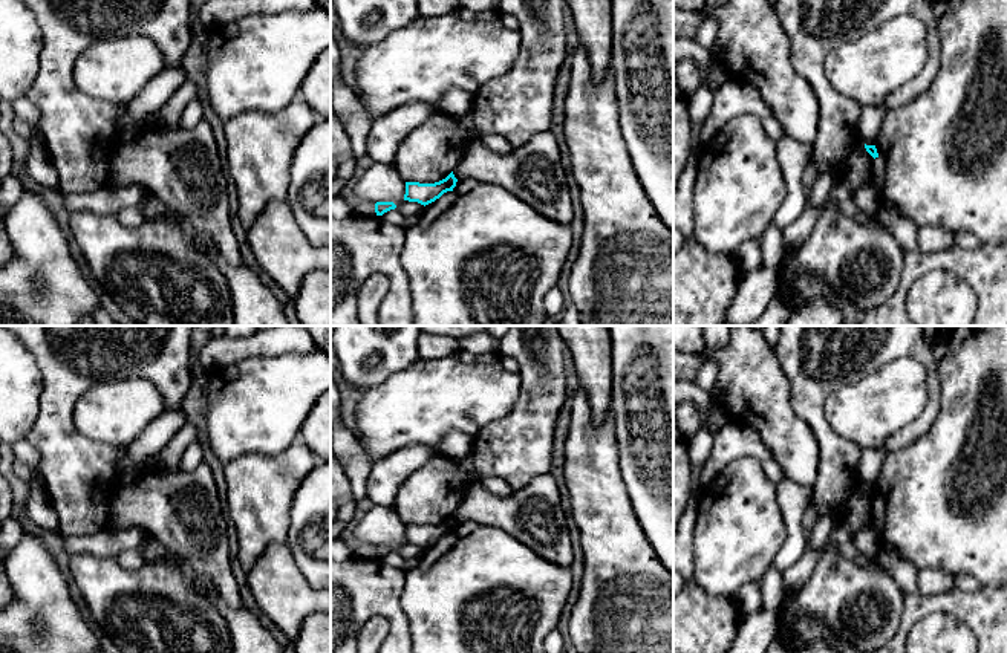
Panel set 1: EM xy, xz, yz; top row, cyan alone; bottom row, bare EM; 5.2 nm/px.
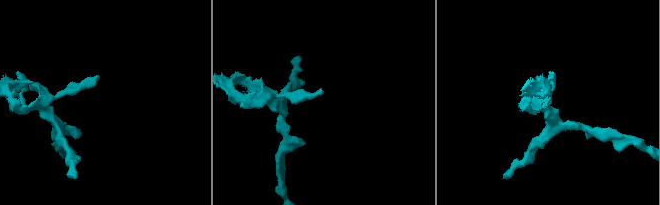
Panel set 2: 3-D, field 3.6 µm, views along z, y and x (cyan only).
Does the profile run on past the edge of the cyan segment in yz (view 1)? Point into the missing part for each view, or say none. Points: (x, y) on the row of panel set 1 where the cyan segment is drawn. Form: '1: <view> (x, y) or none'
1: none

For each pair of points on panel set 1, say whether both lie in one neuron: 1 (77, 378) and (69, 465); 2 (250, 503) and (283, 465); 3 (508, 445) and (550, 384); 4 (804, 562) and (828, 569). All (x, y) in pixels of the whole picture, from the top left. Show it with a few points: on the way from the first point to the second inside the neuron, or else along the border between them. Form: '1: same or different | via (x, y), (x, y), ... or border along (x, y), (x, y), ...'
1: same | via (61, 399), (61, 444)
2: same | via (259, 494), (279, 474)
3: same | via (524, 430), (531, 422), (540, 399)
4: different | border along (819, 549), (819, 558), (811, 575), (795, 591)

